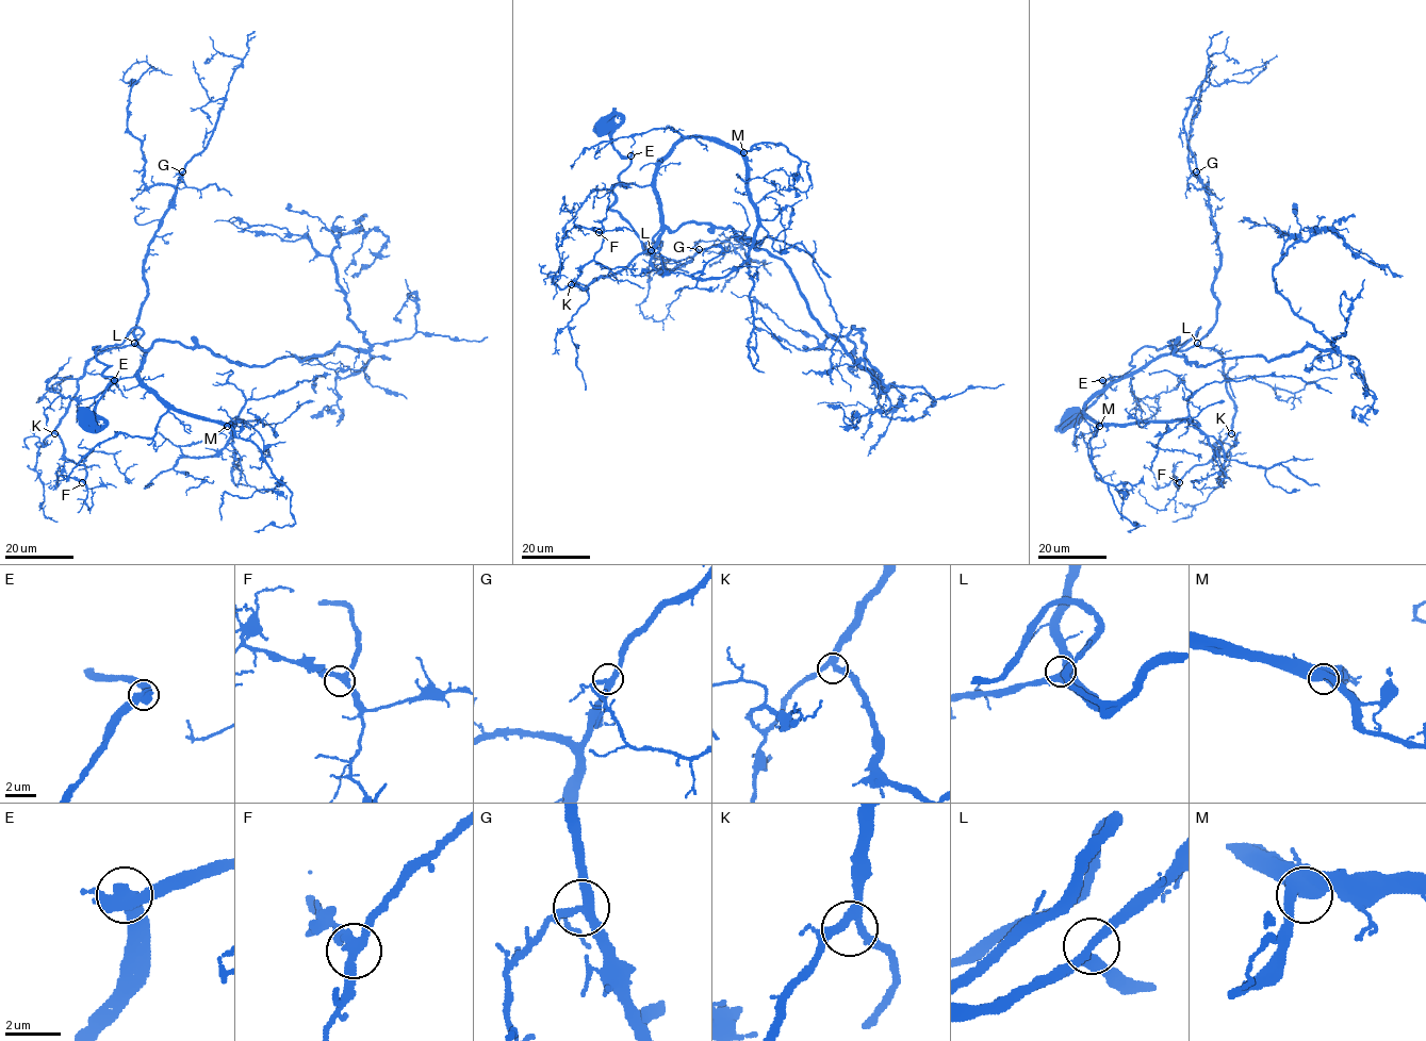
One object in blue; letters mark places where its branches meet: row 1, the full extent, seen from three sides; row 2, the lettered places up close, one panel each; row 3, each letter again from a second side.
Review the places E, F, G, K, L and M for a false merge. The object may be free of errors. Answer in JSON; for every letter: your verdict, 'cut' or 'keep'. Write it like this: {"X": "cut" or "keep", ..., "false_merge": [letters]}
{"E": "keep", "F": "keep", "G": "keep", "K": "keep", "L": "keep", "M": "keep", "false_merge": []}

